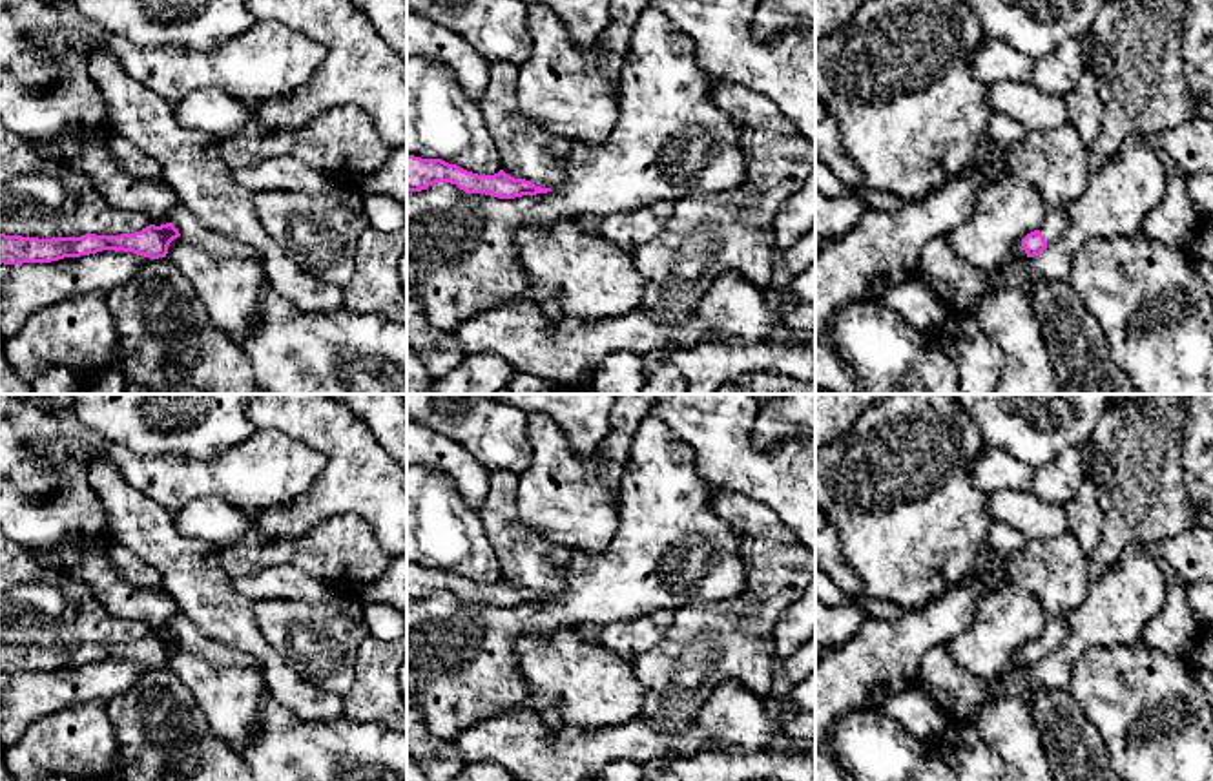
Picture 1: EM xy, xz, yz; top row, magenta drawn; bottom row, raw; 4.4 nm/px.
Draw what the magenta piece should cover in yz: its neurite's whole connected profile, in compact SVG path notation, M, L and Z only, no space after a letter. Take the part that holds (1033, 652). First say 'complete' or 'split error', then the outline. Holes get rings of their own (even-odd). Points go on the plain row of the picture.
split error | M1047 615L1042 635L1021 648L1027 666L1040 664L1047 655L1054 653L1069 637L1065 619Z

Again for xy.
split error | M179 611L168 624L168 631L150 633L135 642L80 646L22 646L0 642L0 673L51 672L64 666L80 666L102 659L133 661L150 668L166 666L173 648L184 648L201 655L215 666L254 666L259 662L254 655L204 637L193 620Z

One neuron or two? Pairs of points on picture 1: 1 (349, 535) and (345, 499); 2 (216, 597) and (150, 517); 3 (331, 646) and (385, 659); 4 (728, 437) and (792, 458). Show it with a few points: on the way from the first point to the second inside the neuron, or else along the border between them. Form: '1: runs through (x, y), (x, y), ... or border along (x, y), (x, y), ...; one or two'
1: border along (307, 530), (334, 517), (356, 515), (378, 542); two
2: runs through (196, 577), (155, 537); one
3: border along (369, 634), (358, 648), (356, 676), (351, 681); two
4: runs through (745, 453), (750, 458), (776, 458); one

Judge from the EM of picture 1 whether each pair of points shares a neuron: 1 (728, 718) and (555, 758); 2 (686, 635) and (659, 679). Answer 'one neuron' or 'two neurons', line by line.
1: one neuron
2: one neuron

